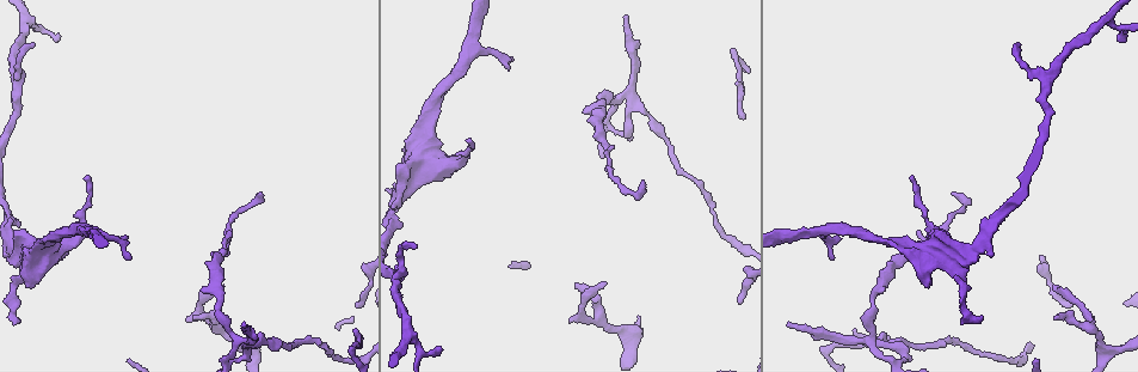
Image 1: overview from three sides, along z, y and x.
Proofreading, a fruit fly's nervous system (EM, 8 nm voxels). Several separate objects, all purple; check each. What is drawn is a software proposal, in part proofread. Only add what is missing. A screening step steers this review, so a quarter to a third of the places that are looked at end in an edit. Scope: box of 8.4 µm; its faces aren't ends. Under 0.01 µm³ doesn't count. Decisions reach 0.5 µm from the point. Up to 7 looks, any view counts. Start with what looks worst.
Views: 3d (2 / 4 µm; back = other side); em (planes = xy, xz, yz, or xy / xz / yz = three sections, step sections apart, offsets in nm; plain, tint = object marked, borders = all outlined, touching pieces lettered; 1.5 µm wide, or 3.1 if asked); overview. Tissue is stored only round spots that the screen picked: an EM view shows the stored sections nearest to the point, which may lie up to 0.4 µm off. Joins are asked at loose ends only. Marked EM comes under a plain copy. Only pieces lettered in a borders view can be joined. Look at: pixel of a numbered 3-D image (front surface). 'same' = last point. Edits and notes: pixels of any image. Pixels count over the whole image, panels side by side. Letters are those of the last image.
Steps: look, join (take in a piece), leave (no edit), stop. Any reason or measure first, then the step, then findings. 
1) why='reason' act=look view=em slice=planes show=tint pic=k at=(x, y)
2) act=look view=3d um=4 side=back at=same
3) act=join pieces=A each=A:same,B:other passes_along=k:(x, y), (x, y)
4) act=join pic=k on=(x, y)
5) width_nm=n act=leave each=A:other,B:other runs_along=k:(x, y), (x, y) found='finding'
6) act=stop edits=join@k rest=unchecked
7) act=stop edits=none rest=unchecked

why='thin end' act=look view=3d um=2 pic=1 at=(1057, 288)

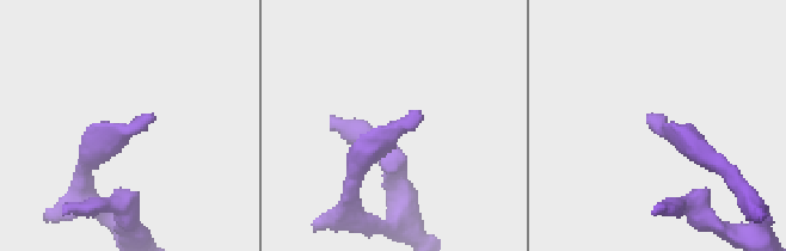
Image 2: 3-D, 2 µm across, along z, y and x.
why='shape alone is not enough' act=look view=em slice=planes show=borders pic=2 at=(661, 117)

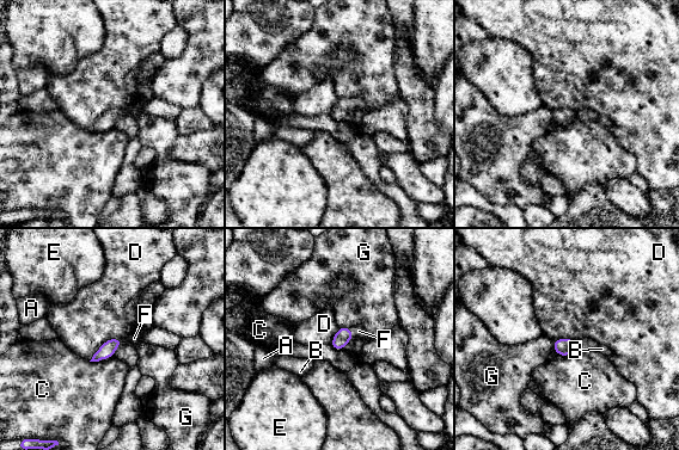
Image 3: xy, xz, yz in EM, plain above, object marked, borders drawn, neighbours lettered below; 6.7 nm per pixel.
width_nm=100 longest_contact=D:260nm act=join pieces=F each=A:other,B:other,C:other,D:other,E:other,F:same,G:other found='it goes on there'

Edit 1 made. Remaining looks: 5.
act=look view=overview

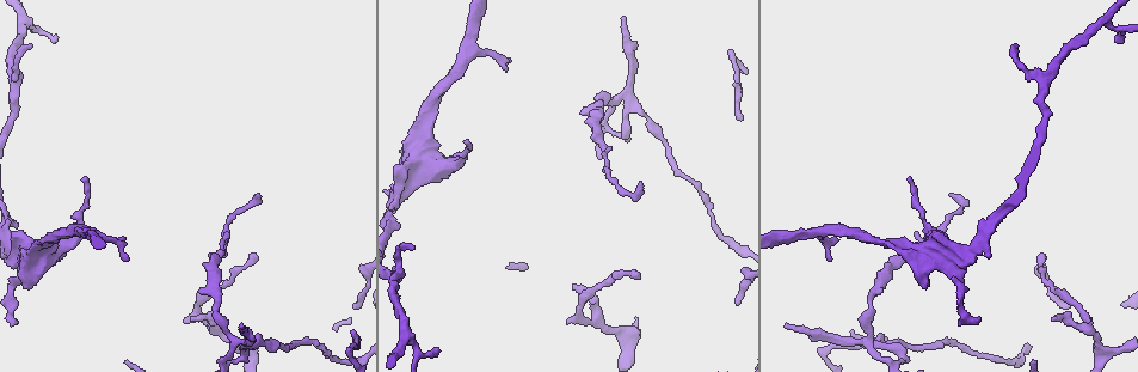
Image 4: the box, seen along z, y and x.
why='an open end' act=look view=em slice=planes show=tint pic=4 at=(411, 250)

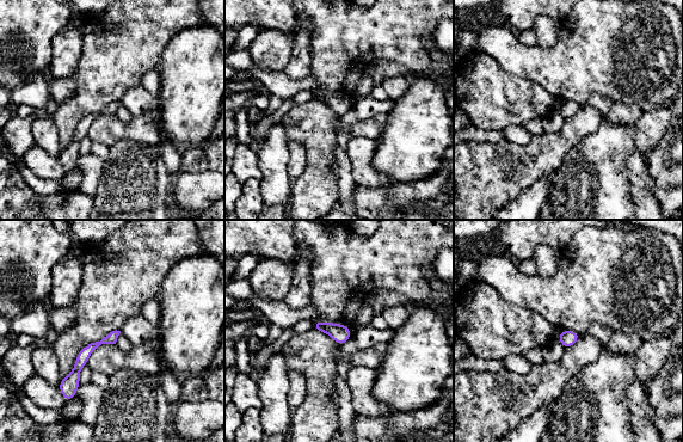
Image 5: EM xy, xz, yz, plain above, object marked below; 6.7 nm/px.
why='see the neighbours' act=look view=em slice=planes show=borders at=same

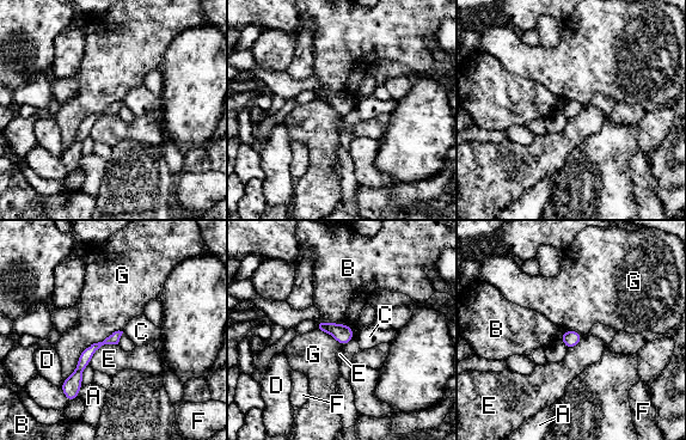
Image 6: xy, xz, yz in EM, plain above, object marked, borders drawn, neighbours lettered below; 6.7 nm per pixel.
act=leave each=A:other,B:other,C:other,D:other,E:other,F:other,G:other border=6:(122, 330), (89, 344), (63, 380) found='none of them fits'

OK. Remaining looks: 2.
why='free end' act=look view=em slice=xz step=4 show=tint pic=4 at=(926, 287)

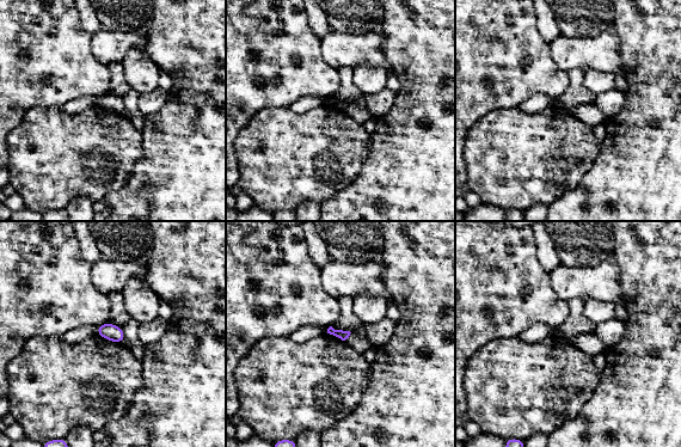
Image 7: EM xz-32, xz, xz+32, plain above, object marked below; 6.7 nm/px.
act=look view=em slice=planes show=borders at=same

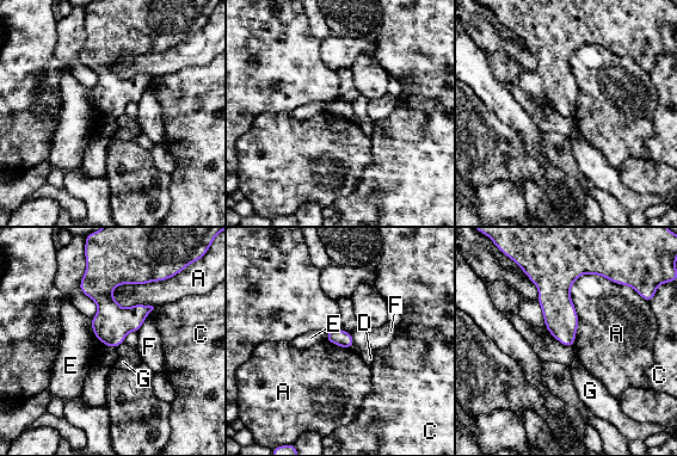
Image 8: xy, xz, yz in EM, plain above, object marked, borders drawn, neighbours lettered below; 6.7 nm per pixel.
longest_contact=A:550nm act=leave each=A:other,C:other,D:other,E:other,F:other,G:other border=8:(631, 285), (576, 279), (572, 346) found='no lettered piece goes on from it'

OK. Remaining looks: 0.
act=stop edits=join@3 rest=unchecked

